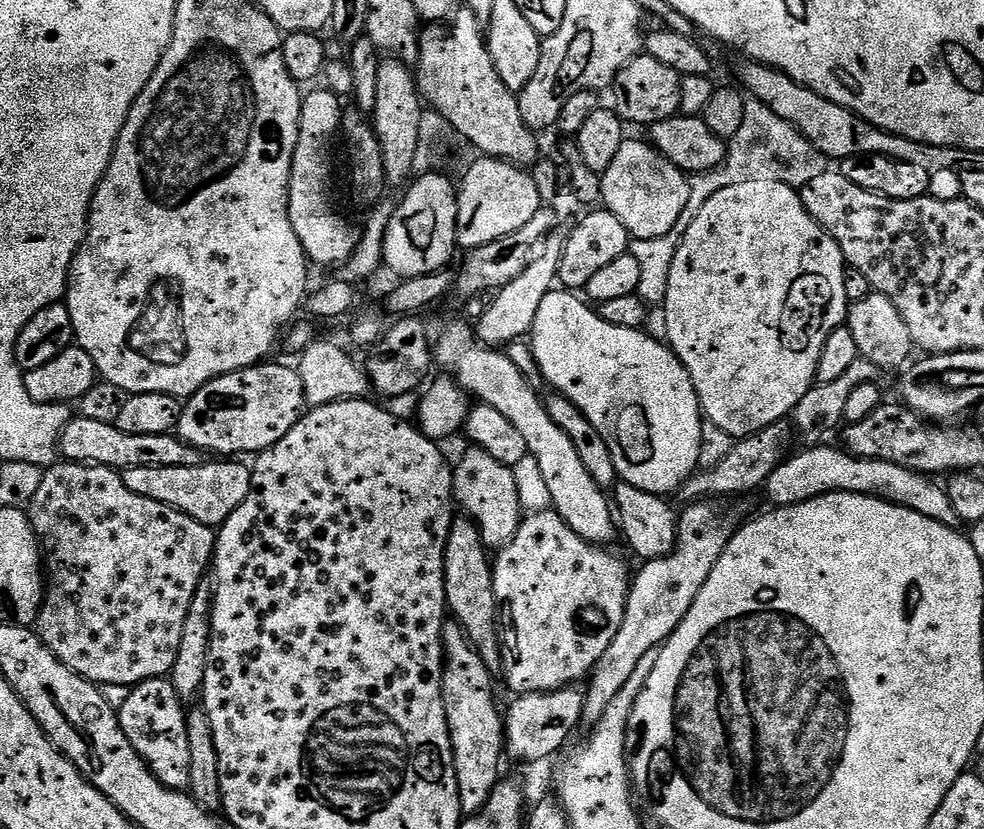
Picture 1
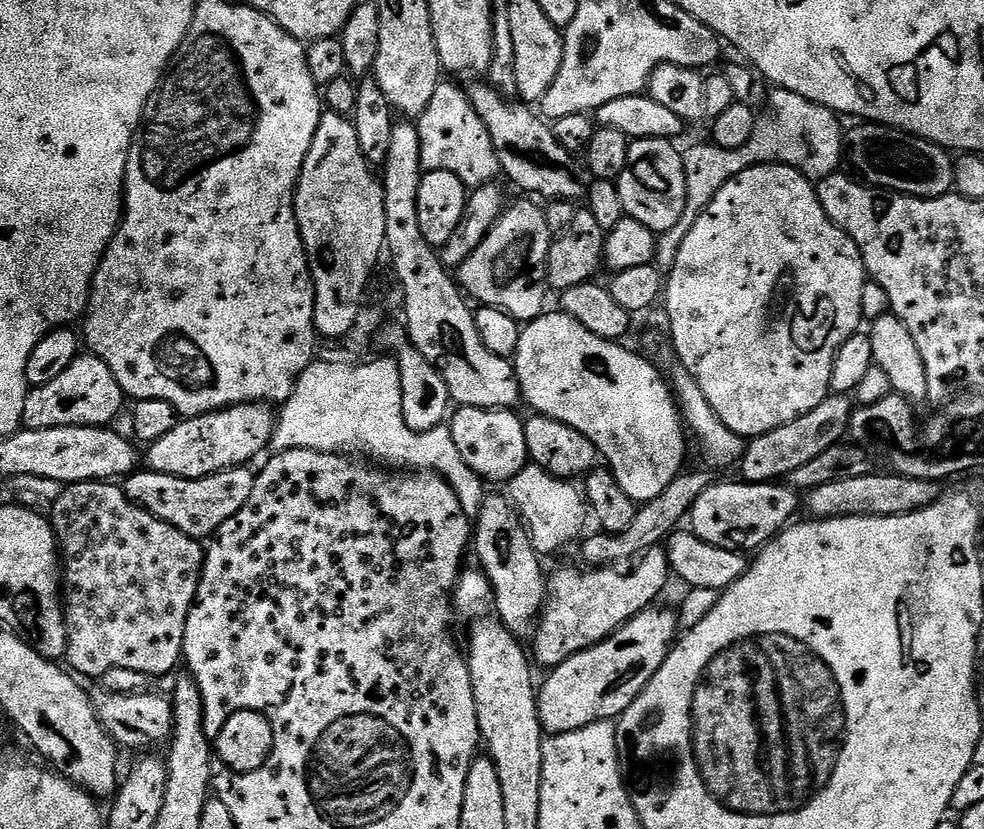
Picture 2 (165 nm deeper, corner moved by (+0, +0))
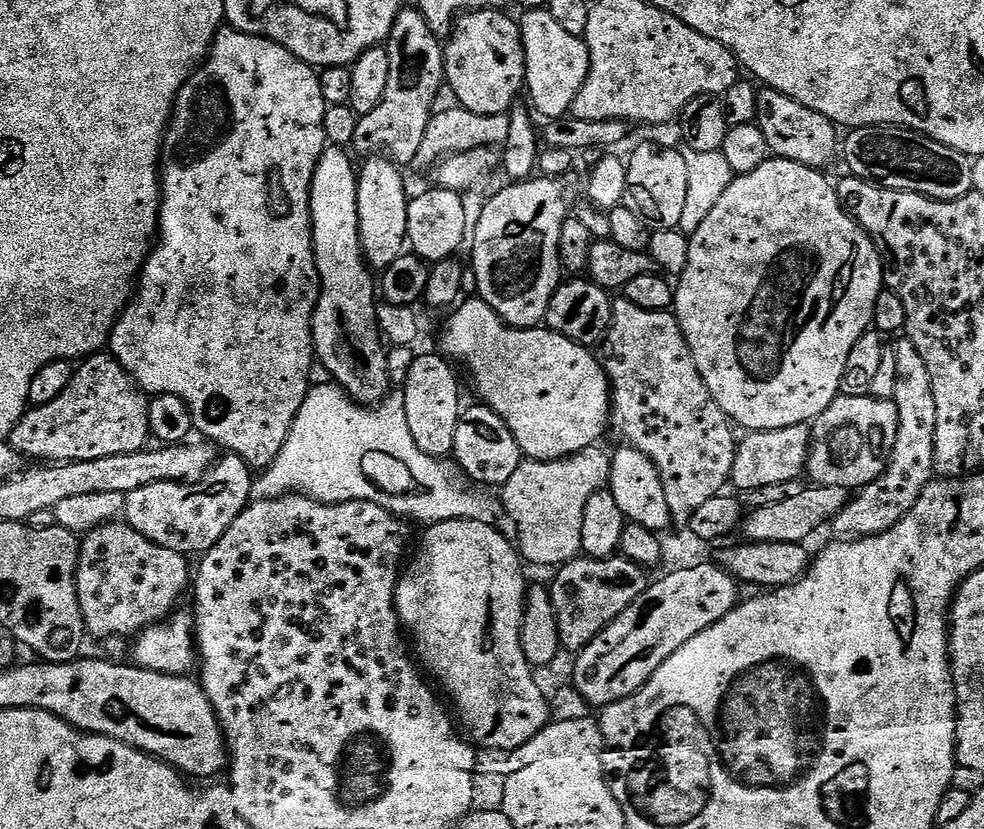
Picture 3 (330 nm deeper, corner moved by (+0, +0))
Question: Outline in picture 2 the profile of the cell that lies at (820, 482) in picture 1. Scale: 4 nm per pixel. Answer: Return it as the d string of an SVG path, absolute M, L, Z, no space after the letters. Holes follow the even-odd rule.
M744 480L738 482L714 482L708 486L695 500L688 515L690 530L696 536L702 538L704 542L709 542L714 546L722 546L723 549L732 551L754 552L772 540L789 522L798 508L801 507L802 500L797 489L782 482L770 484L749 484Z

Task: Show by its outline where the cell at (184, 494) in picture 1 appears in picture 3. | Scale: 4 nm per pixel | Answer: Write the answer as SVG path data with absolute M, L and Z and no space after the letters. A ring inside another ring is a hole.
M228 454L225 457L199 480L159 480L127 493L123 519L158 546L166 546L166 550L185 554L209 552L244 513L254 496L253 469L241 456Z

